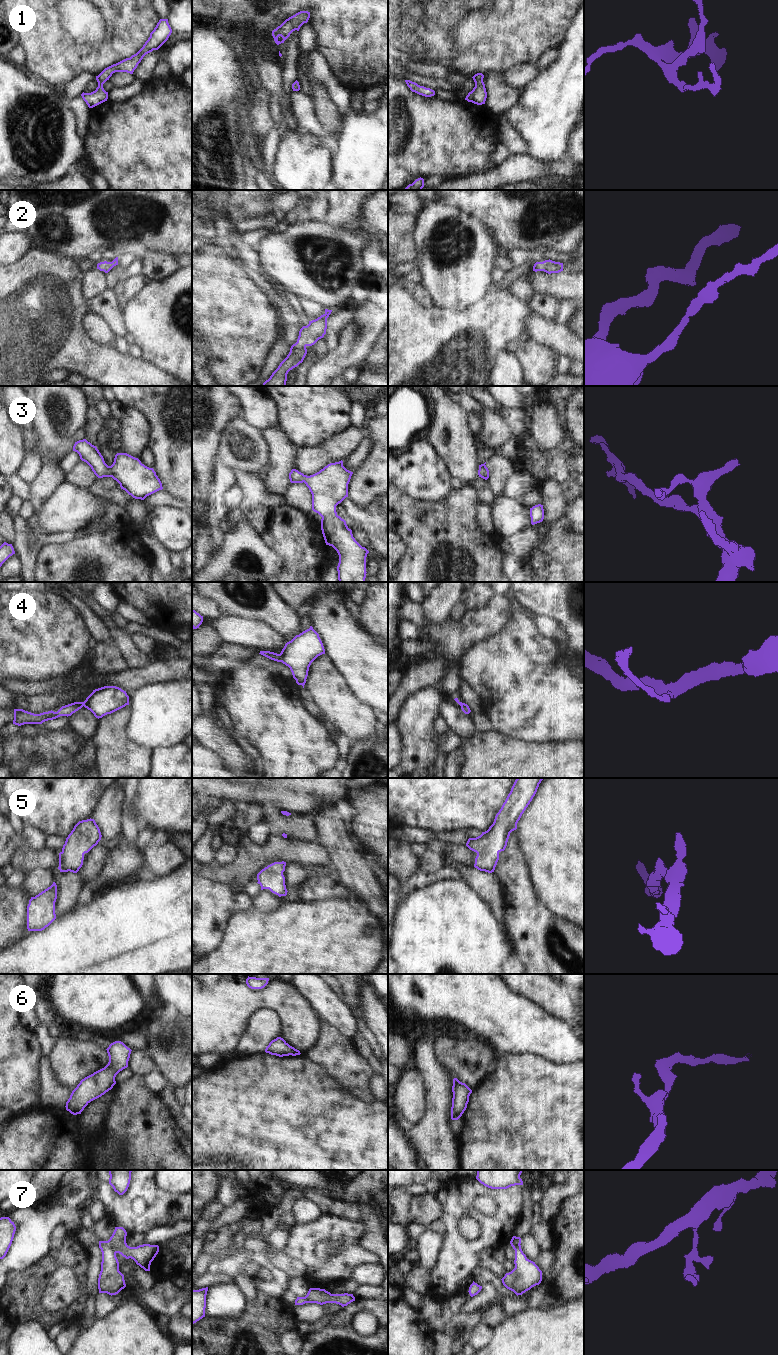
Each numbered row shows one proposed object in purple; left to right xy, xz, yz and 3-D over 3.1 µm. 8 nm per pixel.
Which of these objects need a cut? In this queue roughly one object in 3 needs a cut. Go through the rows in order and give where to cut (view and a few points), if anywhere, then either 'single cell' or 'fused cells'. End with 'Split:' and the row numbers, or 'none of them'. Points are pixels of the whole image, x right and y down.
1: no cut | single cell
2: no cut | single cell
3: no cut | single cell
4: no cut | single cell
5: no cut | single cell
6: no cut | single cell
7: xy (108, 1240), (110, 1248), (115, 1253) | fused cells
Split: 7

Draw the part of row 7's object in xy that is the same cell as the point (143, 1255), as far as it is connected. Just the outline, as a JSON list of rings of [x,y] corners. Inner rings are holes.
[[[115,1227],[112,1236],[108,1240],[111,1249],[126,1259],[133,1259],[145,1271],[150,1271],[151,1262],[158,1254],[159,1246],[143,1244],[137,1247],[130,1247],[126,1243],[126,1236],[127,1232],[123,1227]]]

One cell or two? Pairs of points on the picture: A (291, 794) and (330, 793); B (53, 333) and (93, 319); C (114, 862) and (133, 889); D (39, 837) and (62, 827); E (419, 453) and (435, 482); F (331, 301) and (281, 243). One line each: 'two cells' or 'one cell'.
A: one cell
B: two cells
C: two cells
D: two cells
E: one cell
F: one cell

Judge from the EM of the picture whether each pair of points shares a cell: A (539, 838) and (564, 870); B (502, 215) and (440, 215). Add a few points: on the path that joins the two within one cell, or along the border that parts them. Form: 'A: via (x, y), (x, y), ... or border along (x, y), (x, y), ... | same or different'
A: via (547, 846), (563, 862) | same
B: border along (451, 204), (474, 215), (489, 231) | different

